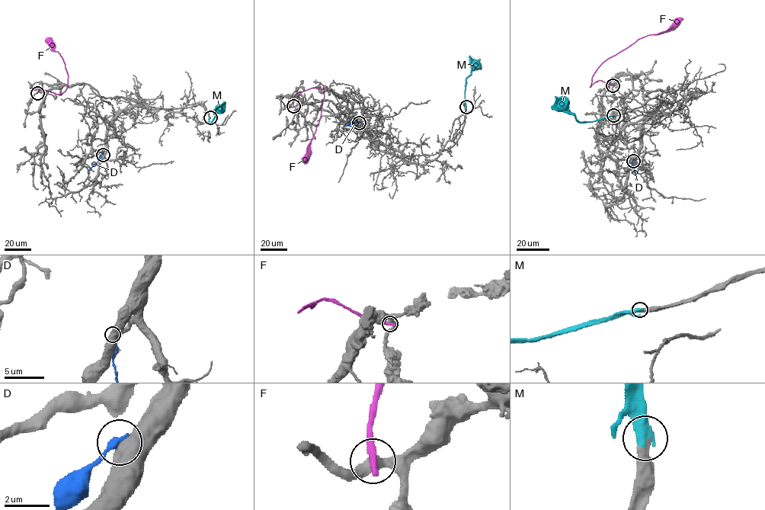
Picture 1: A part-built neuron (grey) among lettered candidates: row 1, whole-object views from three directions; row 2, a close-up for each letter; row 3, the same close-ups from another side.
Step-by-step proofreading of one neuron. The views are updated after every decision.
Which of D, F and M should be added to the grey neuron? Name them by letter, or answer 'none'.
M

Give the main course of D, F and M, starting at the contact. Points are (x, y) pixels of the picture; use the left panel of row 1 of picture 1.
D: (103, 155), (88, 170)
F: (37, 93), (40, 88), (61, 94), (67, 88), (65, 63), (48, 38)
M: (210, 117), (210, 123), (215, 117), (216, 109), (223, 101)

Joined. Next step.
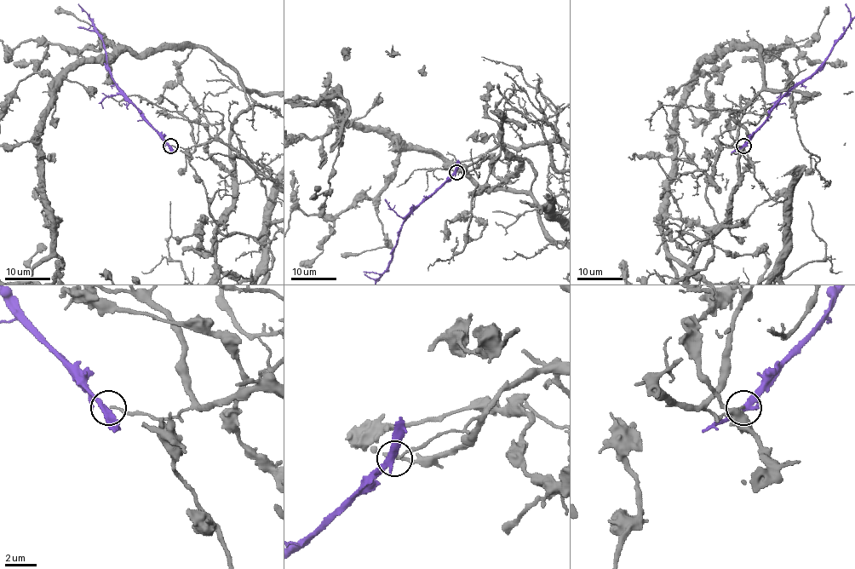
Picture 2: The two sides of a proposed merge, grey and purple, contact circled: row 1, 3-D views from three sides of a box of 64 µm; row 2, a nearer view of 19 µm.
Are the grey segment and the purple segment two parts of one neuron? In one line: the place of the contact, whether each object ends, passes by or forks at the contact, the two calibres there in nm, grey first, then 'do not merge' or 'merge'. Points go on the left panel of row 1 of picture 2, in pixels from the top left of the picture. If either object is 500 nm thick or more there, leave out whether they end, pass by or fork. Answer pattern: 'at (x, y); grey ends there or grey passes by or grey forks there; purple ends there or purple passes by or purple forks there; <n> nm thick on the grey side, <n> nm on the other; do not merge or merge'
at (170, 146); grey ends there; purple passes by; 120 nm thick on the grey side, 360 nm on the other; do not merge

